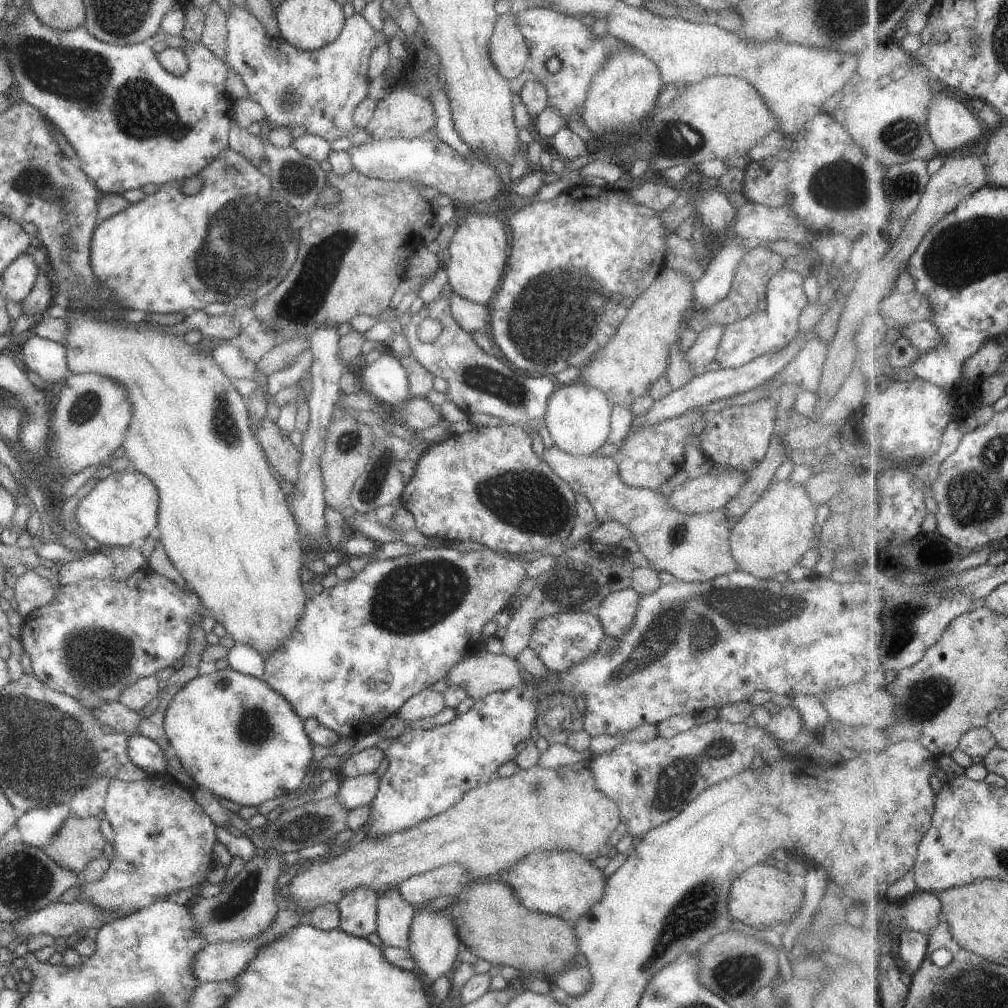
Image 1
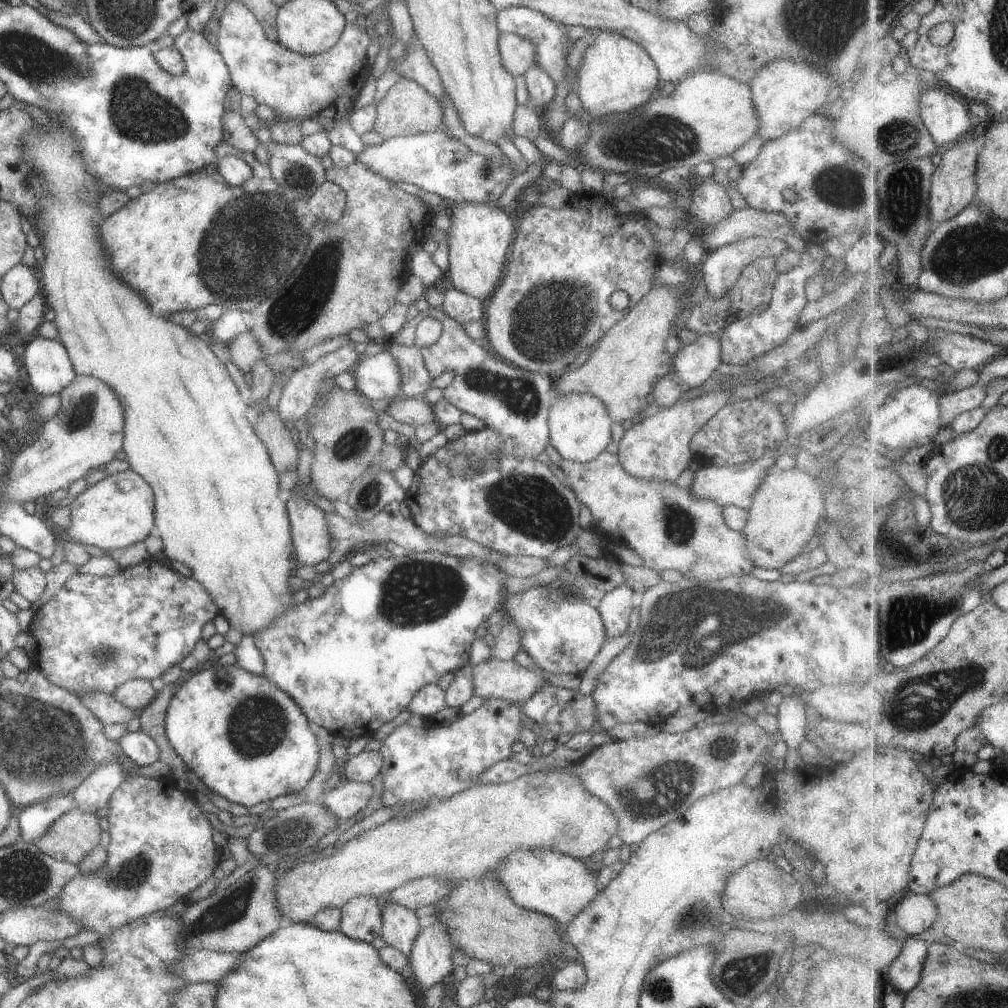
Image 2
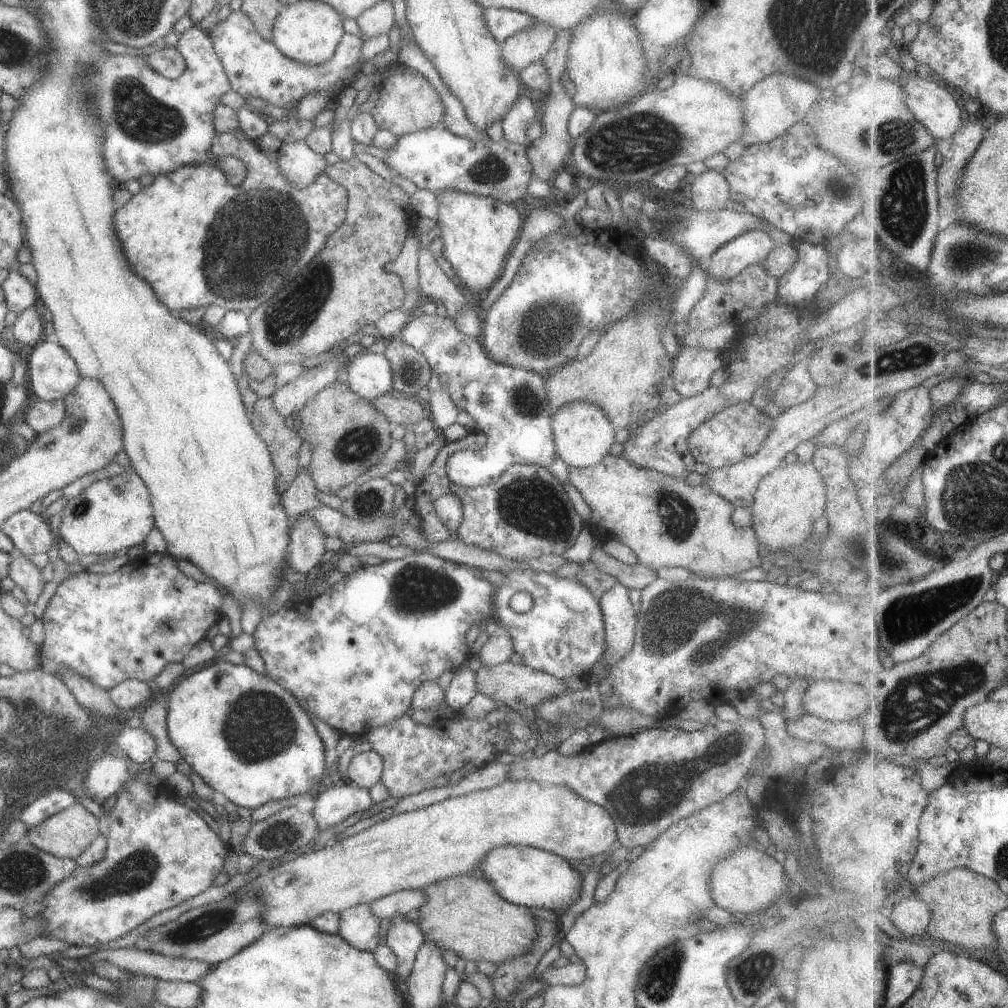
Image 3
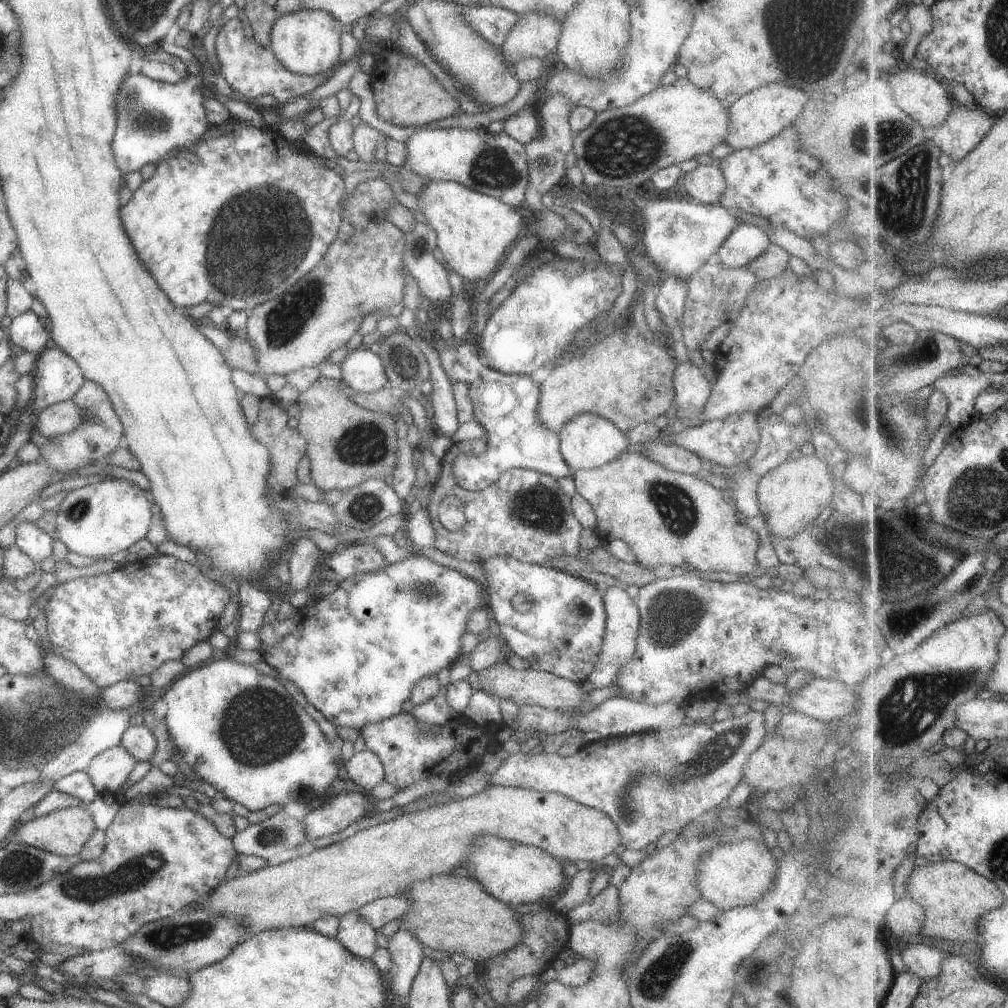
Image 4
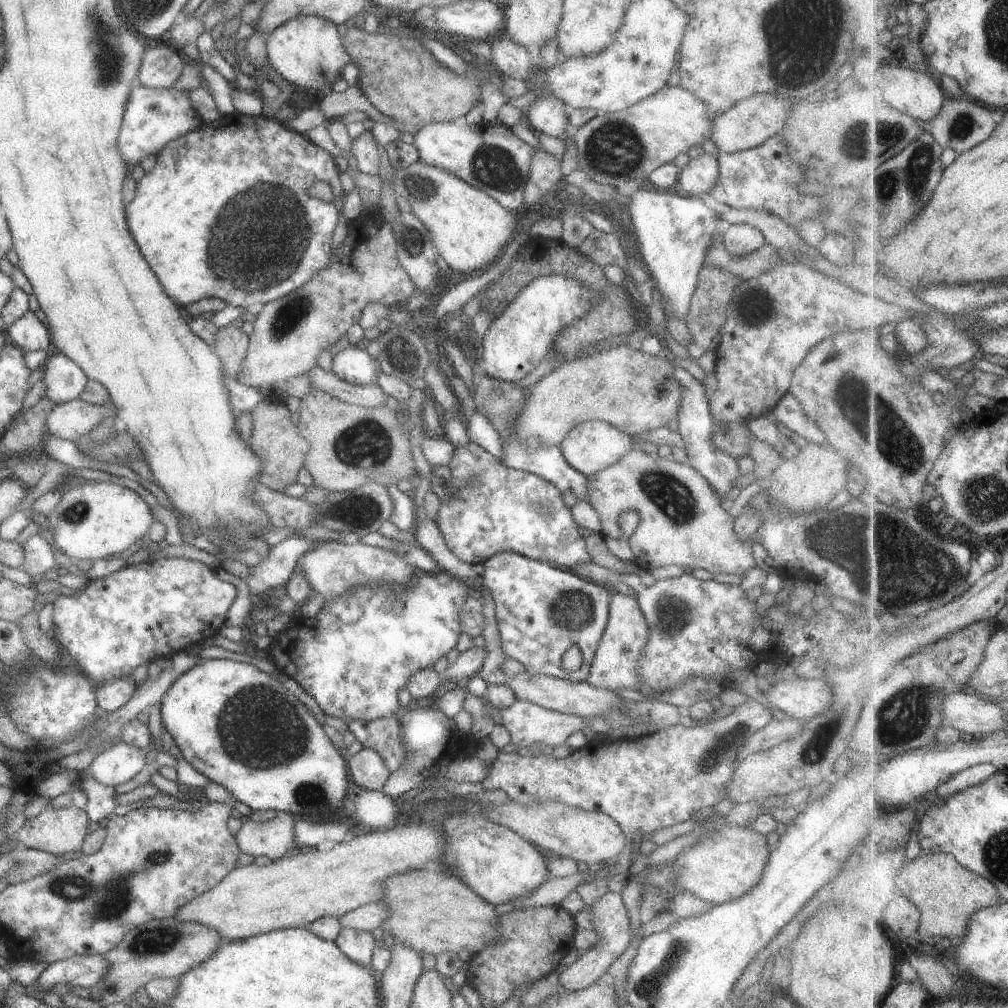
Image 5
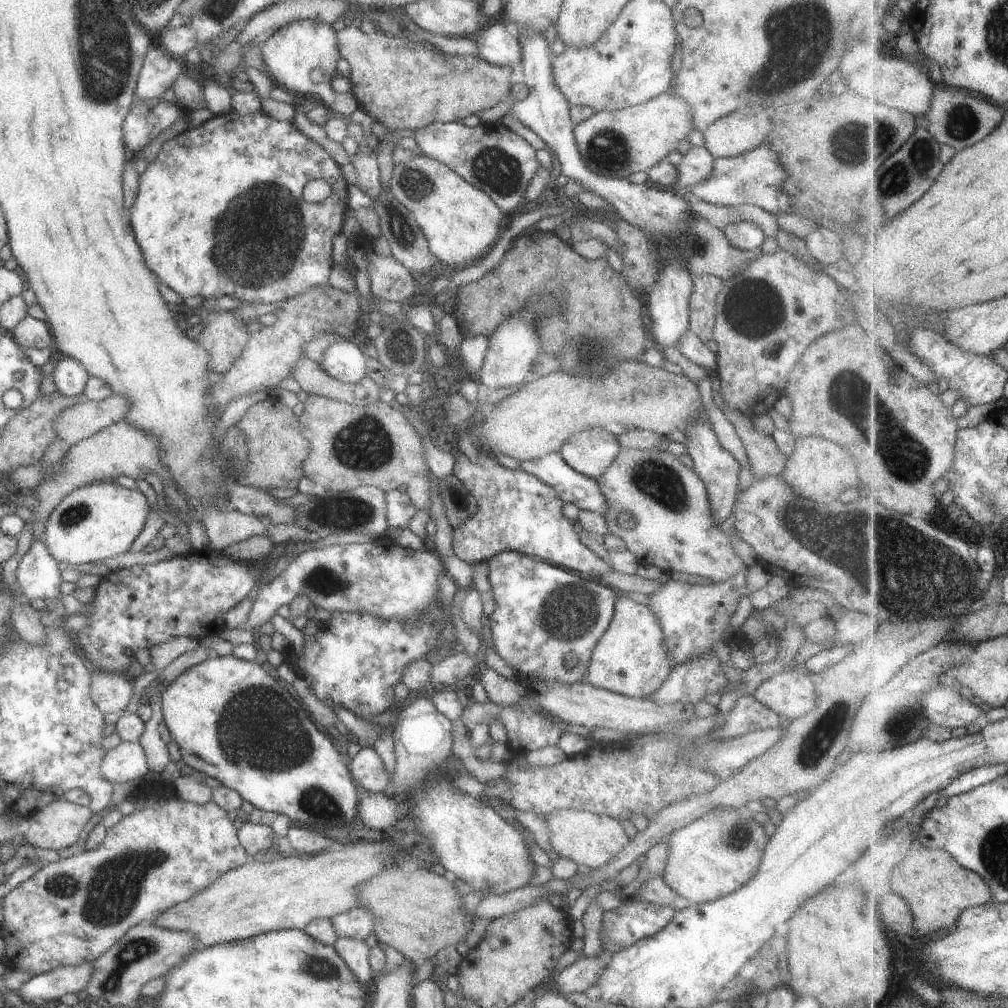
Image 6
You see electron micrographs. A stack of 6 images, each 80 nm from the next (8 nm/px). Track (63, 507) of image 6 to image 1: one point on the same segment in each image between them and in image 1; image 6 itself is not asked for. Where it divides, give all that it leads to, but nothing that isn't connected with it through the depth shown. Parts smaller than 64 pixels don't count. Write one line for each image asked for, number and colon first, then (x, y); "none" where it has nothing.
1: (121, 509)
2: (118, 510)
3: (114, 513)
4: (99, 519)
5: (96, 520)

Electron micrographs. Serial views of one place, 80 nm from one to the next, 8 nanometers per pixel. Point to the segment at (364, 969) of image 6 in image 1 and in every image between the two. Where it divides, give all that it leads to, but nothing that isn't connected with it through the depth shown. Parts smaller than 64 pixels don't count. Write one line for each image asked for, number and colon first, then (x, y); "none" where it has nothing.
1: (357, 908)
2: (360, 920)
3: (358, 926)
4: (357, 937)
5: (356, 945)

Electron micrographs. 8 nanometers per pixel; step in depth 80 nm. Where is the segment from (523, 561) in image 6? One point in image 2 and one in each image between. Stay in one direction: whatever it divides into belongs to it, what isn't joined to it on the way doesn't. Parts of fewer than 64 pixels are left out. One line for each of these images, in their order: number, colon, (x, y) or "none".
2: (561, 633)
3: (562, 634)
4: (561, 633)
5: (540, 610)

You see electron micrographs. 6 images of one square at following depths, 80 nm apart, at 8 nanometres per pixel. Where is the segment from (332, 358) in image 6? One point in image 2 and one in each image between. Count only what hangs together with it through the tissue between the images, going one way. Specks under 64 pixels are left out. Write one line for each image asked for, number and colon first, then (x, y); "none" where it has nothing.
2: (375, 377)
3: (369, 375)
4: (362, 371)
5: (353, 365)

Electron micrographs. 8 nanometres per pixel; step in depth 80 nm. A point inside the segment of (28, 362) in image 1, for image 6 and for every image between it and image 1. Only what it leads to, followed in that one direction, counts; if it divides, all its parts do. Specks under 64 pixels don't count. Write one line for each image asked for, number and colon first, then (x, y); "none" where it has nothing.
2: (46, 362)
3: (52, 372)
4: (56, 377)
5: (62, 380)
6: (68, 377)

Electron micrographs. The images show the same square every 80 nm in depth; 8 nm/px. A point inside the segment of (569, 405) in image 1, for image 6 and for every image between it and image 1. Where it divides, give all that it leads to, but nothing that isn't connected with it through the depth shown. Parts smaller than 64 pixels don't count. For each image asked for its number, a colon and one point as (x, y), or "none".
2: (578, 424)
3: (582, 434)
4: (585, 441)
5: (591, 445)
6: (589, 452)

